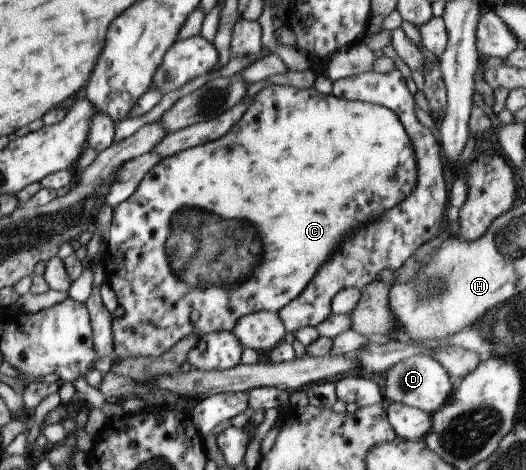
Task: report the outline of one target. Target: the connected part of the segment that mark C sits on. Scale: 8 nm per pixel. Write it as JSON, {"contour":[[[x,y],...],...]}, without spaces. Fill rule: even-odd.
{"contour":[[[267,84],[247,104],[243,118],[235,124],[232,130],[217,140],[188,148],[183,152],[161,159],[161,162],[157,162],[151,170],[145,173],[135,192],[113,211],[109,241],[103,263],[107,271],[106,282],[115,292],[119,308],[124,310],[124,315],[121,318],[112,320],[113,355],[124,359],[138,356],[157,358],[176,348],[180,340],[191,336],[191,334],[200,337],[214,332],[231,332],[236,322],[246,314],[259,311],[278,313],[281,308],[305,290],[307,284],[317,274],[317,270],[339,250],[341,242],[345,242],[349,236],[353,236],[365,224],[375,222],[389,208],[403,202],[415,188],[415,182],[417,182],[417,160],[415,160],[415,150],[411,144],[411,138],[407,136],[405,127],[401,124],[397,114],[391,112],[386,106],[365,101],[343,100],[333,94],[319,93],[314,86],[308,89],[296,89],[292,85]],[[223,218],[251,220],[253,224],[259,224],[259,228],[265,232],[263,244],[261,244],[261,238],[259,238],[257,228],[253,224],[239,222],[239,220],[223,220]],[[211,254],[219,256],[219,260],[221,260],[221,264],[225,264],[225,268],[219,268],[219,266],[215,268]]]}

